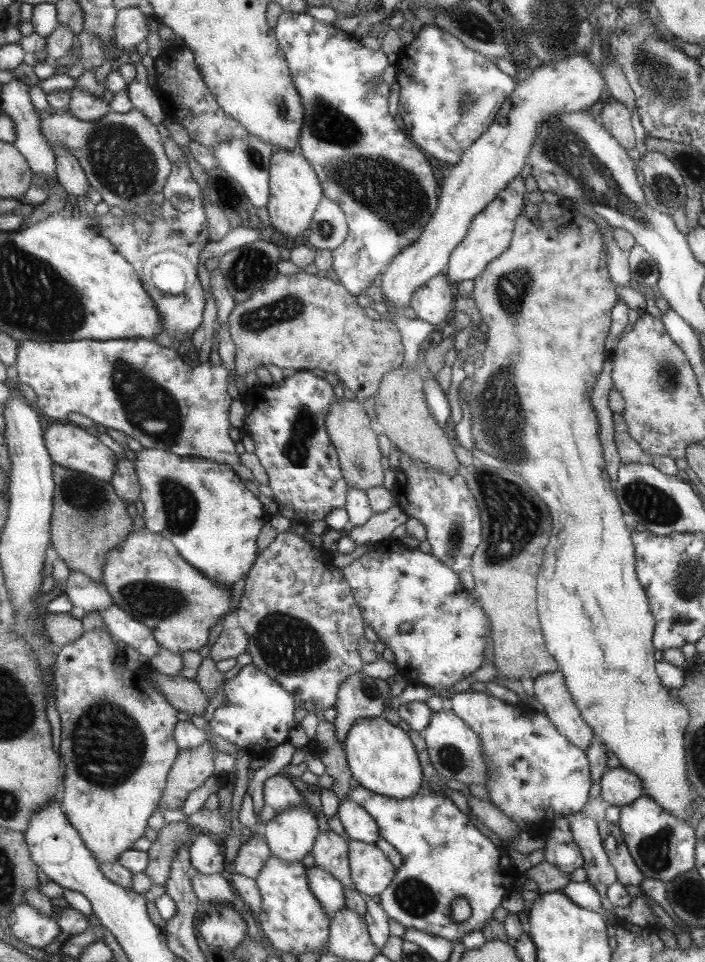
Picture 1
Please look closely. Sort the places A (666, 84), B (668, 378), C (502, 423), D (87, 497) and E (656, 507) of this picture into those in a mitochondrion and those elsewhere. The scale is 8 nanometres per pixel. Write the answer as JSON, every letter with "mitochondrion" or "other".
{"A":"mitochondrion","B":"mitochondrion","C":"mitochondrion","D":"mitochondrion","E":"mitochondrion"}

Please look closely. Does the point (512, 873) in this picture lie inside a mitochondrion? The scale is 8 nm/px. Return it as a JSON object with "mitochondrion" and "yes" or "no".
{"mitochondrion":"no"}

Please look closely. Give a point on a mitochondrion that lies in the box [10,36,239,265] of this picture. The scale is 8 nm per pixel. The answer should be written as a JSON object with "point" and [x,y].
{"point":[120,161]}

